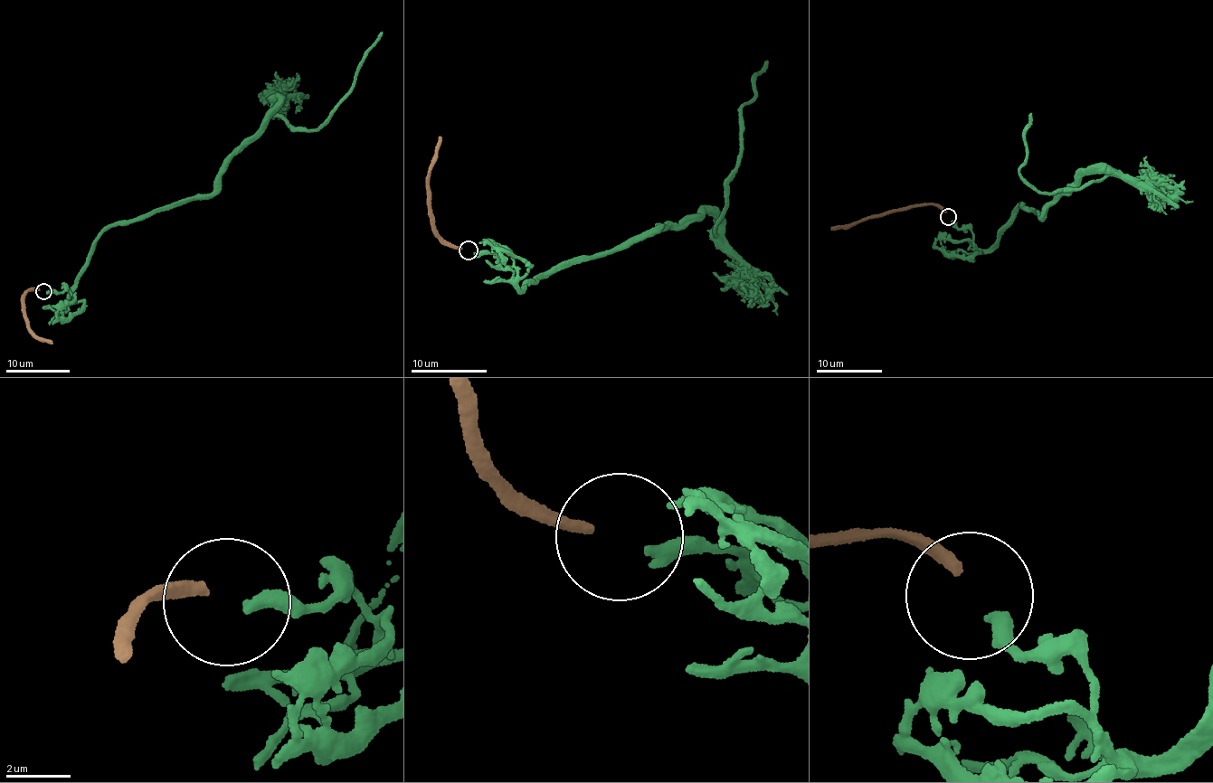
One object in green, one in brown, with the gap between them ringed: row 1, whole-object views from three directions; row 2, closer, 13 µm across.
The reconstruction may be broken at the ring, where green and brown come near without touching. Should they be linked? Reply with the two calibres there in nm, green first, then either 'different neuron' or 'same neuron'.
400 nm thick on the green side, 360 nm on the other; different neuron

